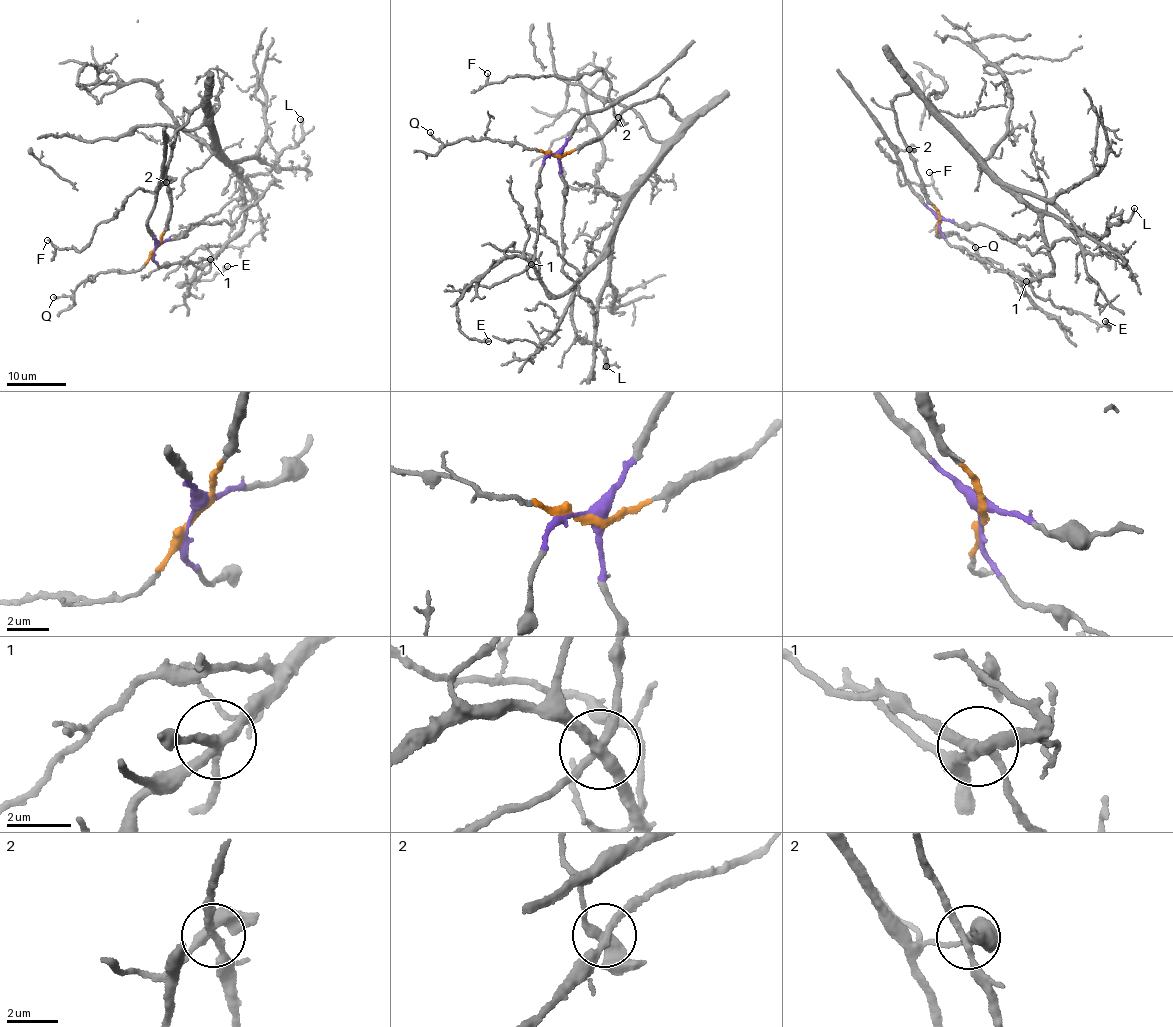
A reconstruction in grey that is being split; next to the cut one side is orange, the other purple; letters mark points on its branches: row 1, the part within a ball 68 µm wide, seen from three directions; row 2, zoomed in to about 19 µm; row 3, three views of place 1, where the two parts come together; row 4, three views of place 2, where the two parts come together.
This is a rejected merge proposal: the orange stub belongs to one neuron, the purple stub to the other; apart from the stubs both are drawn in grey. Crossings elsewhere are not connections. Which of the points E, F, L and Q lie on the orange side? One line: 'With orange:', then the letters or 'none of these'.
With orange: L, Q

